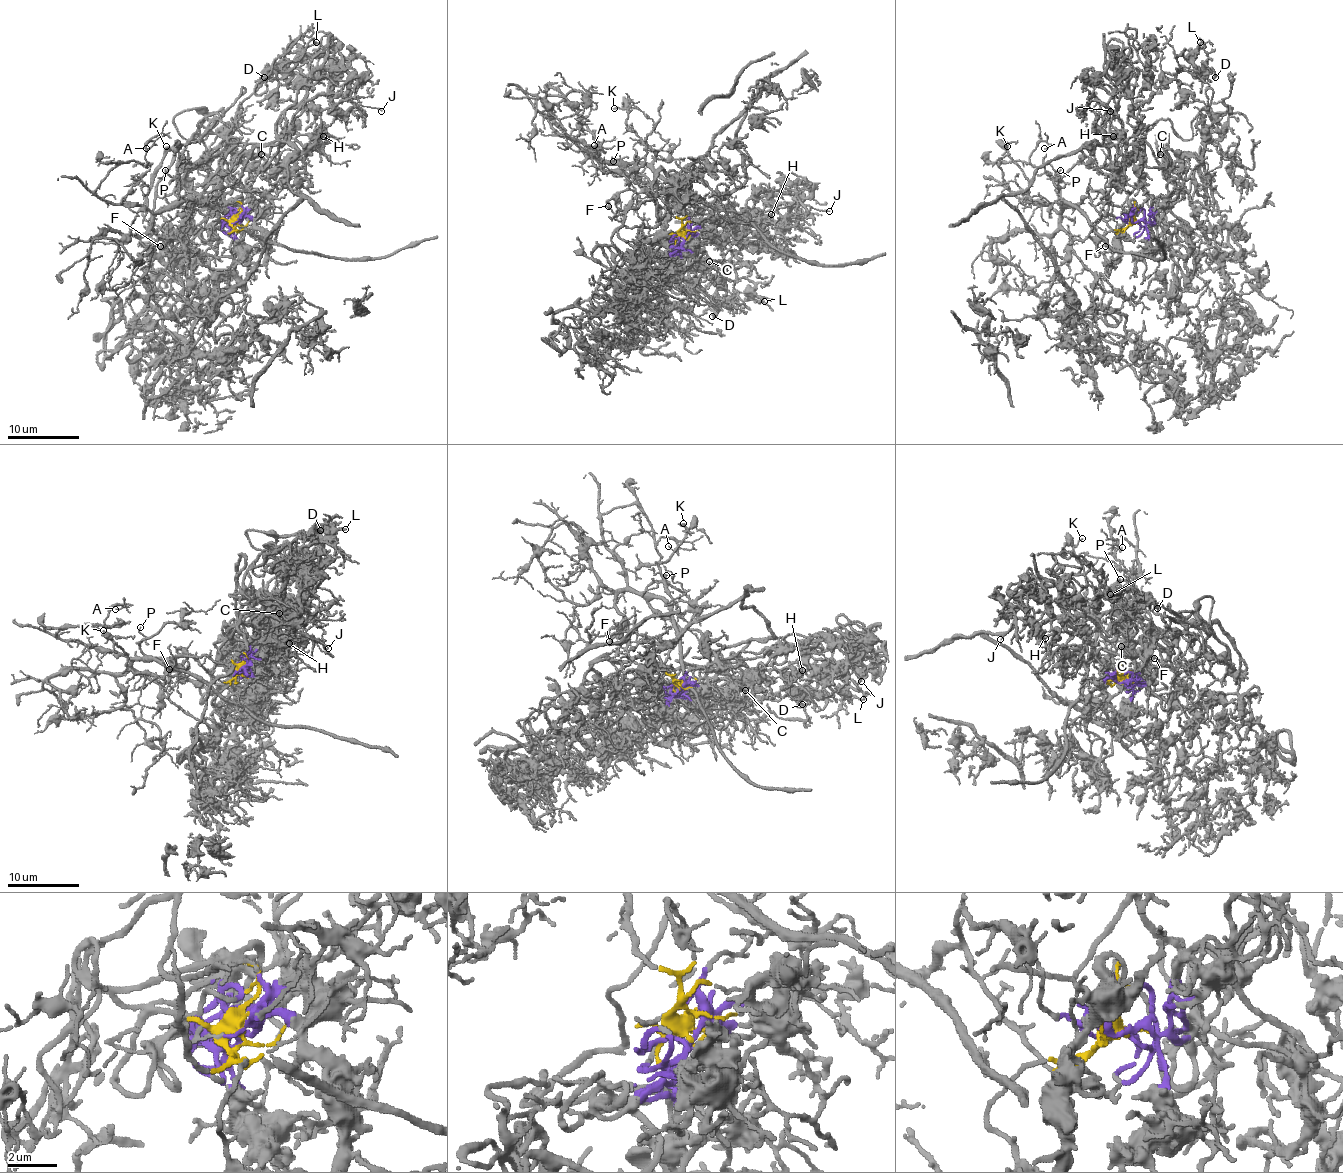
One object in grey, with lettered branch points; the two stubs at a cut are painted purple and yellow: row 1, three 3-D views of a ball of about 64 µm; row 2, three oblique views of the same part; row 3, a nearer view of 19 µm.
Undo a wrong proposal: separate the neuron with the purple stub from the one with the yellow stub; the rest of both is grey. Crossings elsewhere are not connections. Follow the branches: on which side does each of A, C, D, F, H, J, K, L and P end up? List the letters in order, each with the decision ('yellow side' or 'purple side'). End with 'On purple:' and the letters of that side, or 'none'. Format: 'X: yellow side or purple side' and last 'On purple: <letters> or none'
A: yellow side
C: purple side
D: purple side
F: yellow side
H: purple side
J: purple side
K: yellow side
L: purple side
P: yellow side
On purple: C, D, H, J, L

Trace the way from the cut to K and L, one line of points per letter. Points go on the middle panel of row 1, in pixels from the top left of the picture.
K: (680, 235), (682, 221), (667, 196), (624, 169), (655, 156), (628, 129), (626, 110), (613, 108)
L: (680, 237), (725, 246), (734, 210), (770, 223), (755, 208), (730, 223), (743, 248), (725, 277), (764, 300)

